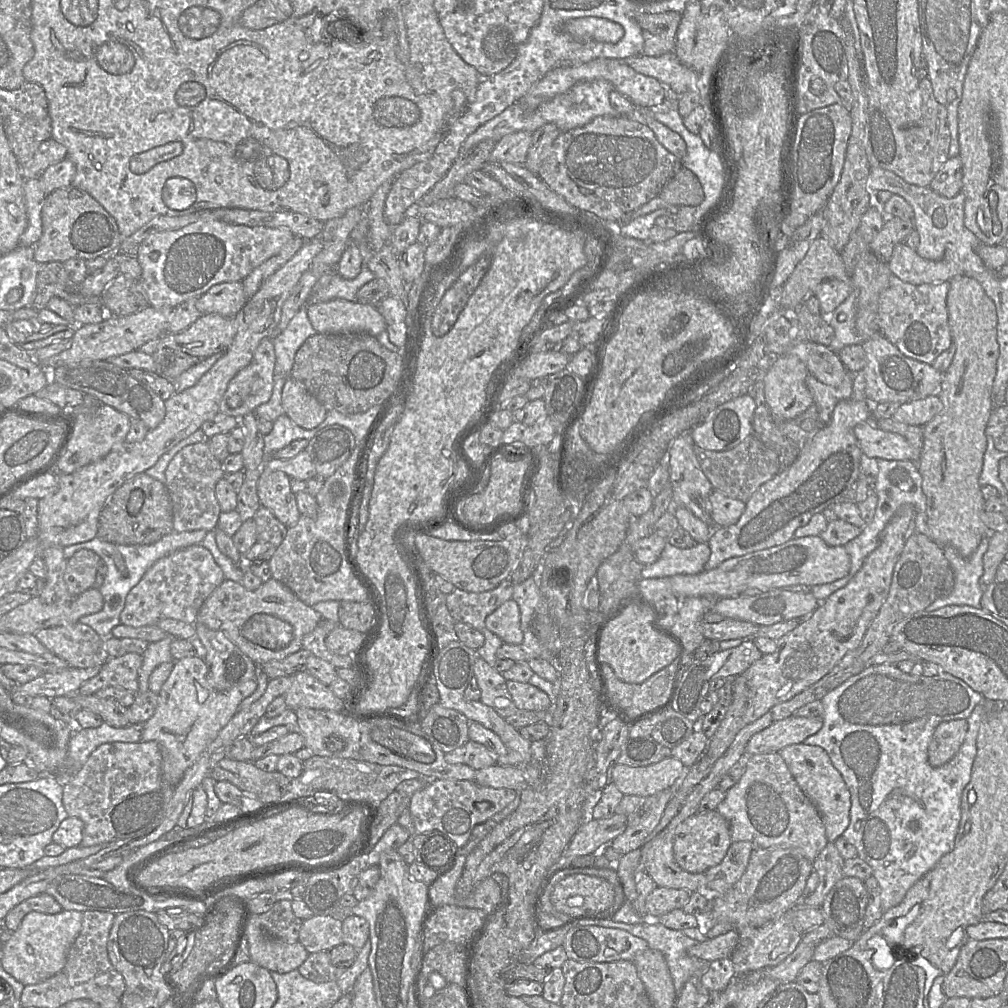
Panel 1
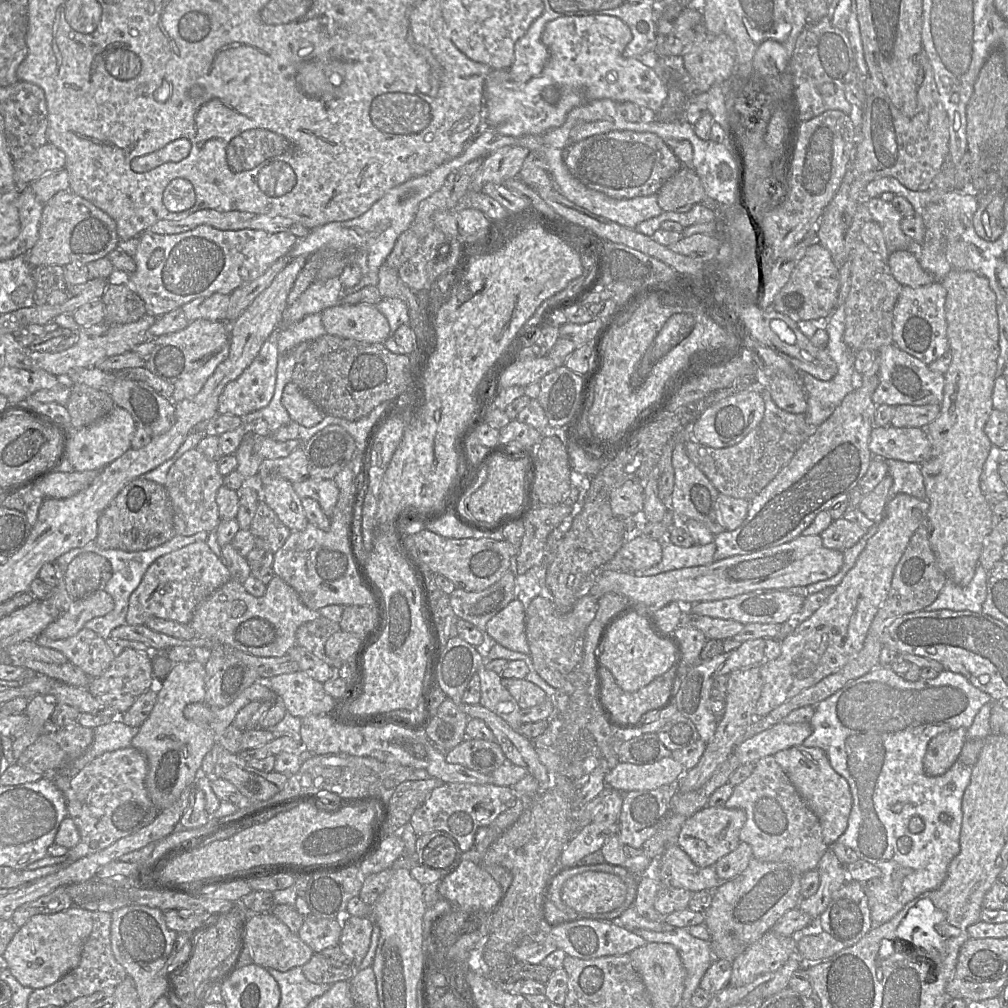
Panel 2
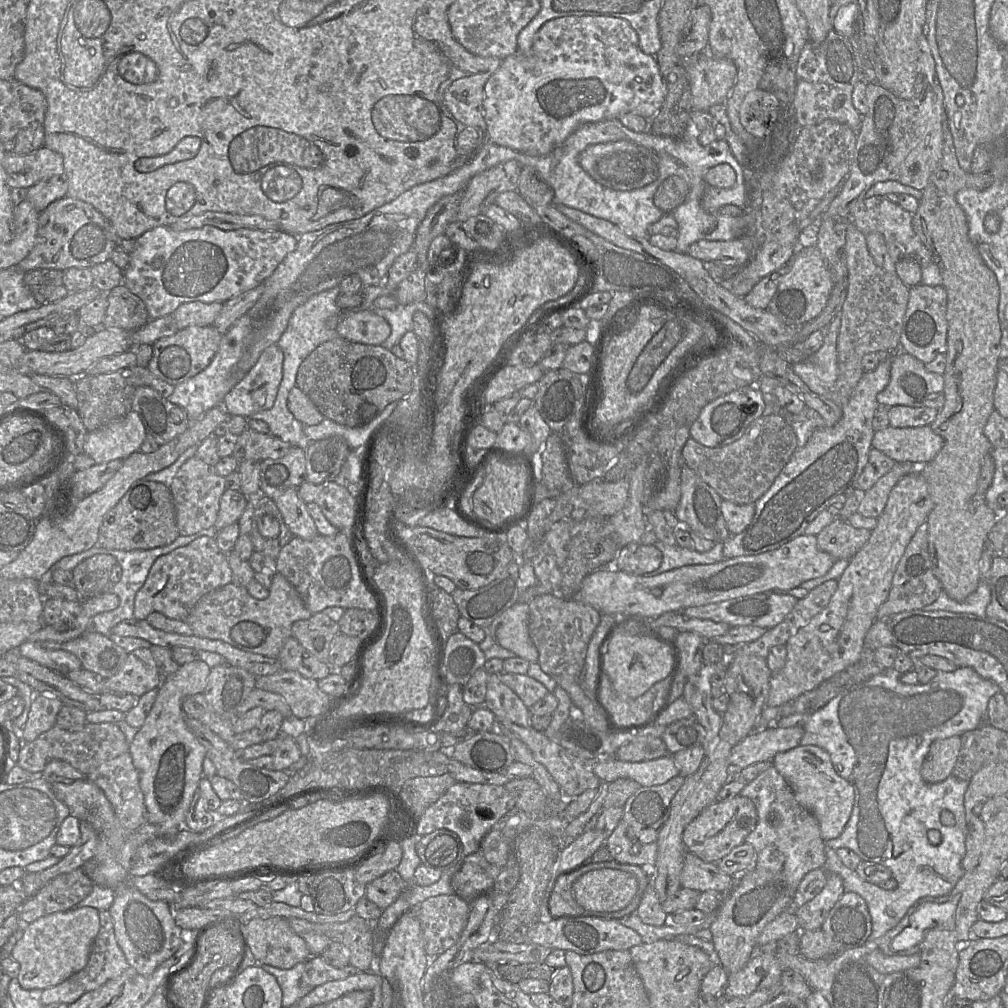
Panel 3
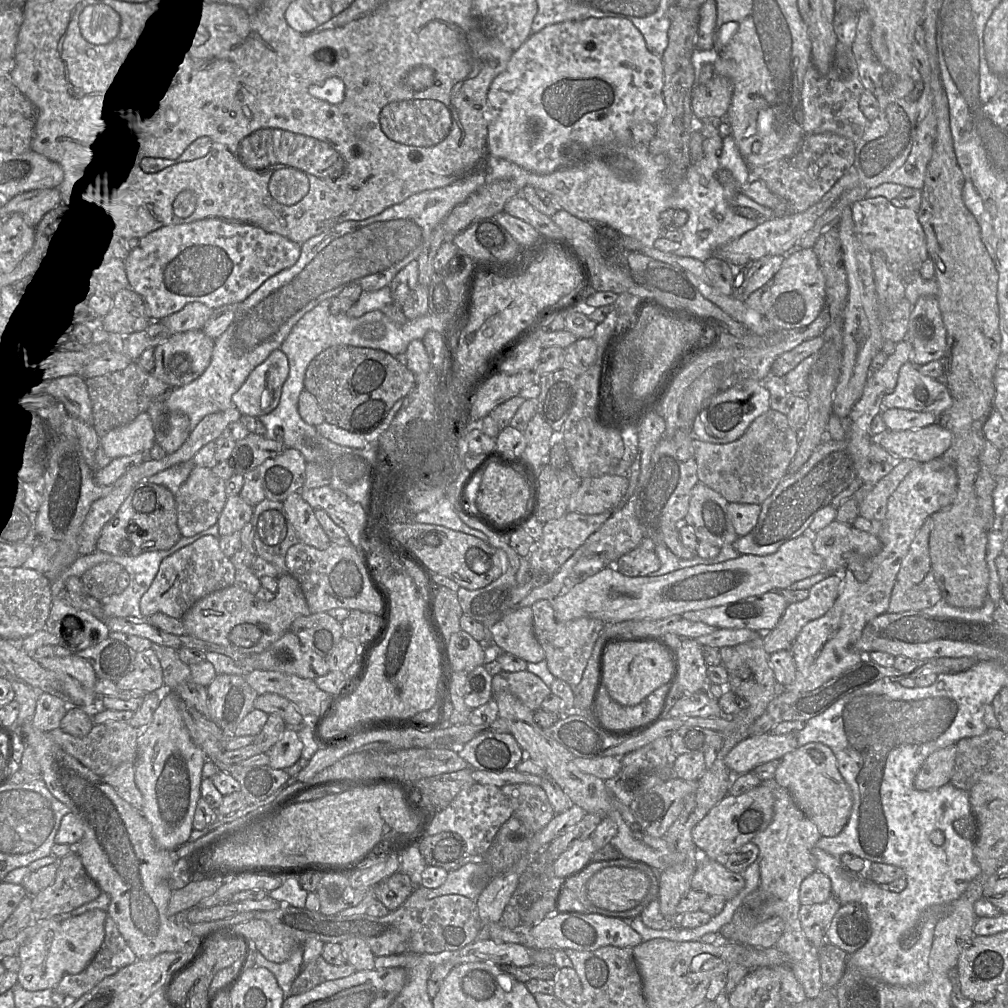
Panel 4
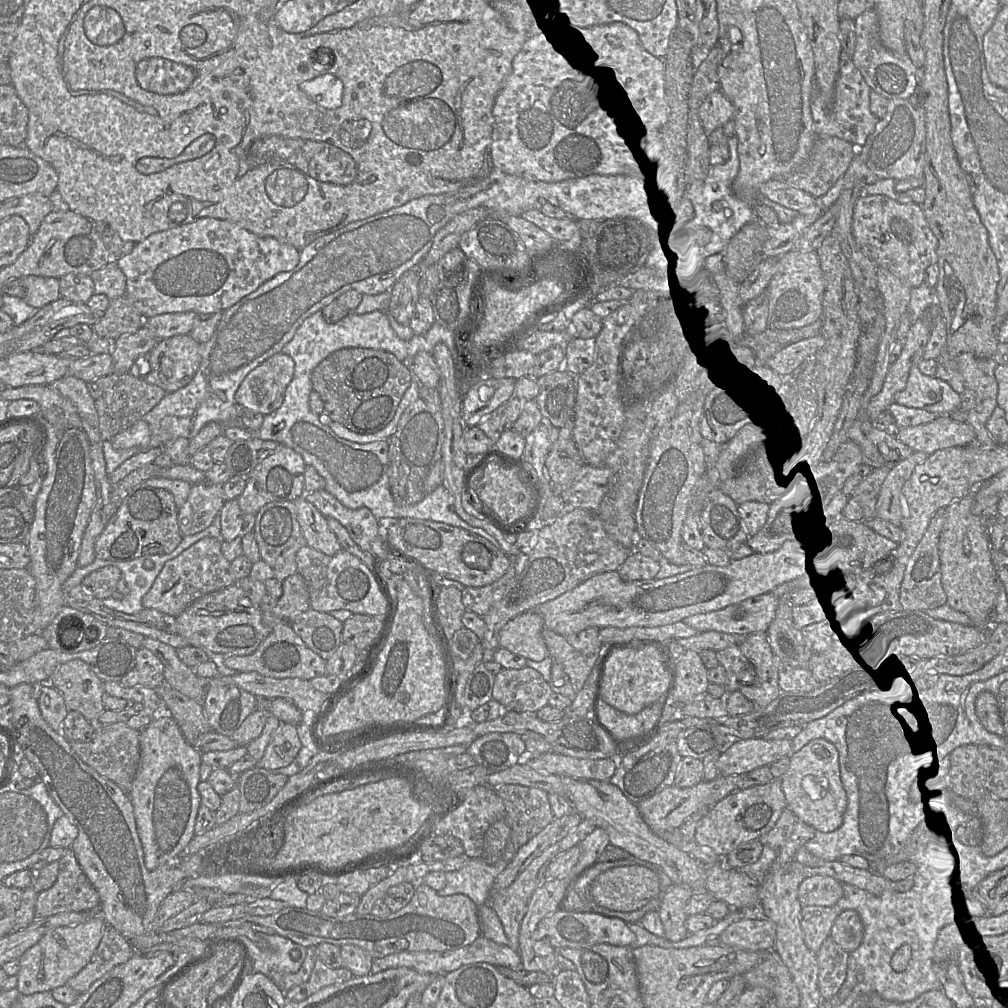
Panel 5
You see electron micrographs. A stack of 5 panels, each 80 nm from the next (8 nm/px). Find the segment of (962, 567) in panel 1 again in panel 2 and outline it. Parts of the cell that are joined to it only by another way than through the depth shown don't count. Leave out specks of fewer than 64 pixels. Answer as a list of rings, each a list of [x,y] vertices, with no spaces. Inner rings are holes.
[[[980,564],[976,567],[975,574],[967,586],[959,586],[947,578],[937,599],[924,611],[949,609],[954,611],[982,612],[983,603],[987,597],[987,582],[989,572]]]

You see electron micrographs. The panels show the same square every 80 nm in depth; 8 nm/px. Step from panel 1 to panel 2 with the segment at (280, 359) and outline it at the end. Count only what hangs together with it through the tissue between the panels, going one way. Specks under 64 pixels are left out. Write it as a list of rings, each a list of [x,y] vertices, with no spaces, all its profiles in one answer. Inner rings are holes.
[[[311,314],[288,327],[279,328],[274,334],[279,354],[289,353],[302,342],[314,341],[327,334],[321,314]]]

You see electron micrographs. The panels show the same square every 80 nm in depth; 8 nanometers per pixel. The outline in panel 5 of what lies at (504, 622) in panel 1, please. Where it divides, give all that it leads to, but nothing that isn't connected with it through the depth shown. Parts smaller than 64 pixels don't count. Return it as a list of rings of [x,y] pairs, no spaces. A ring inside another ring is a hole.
[[[528,610],[509,620],[500,630],[499,646],[526,659],[540,662],[549,656],[542,637],[544,621],[534,610]]]

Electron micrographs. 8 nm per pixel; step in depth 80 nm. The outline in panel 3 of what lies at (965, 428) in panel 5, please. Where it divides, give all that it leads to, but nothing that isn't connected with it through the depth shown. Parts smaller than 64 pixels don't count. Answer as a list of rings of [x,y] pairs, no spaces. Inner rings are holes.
[[[890,425],[874,432],[871,447],[899,462],[925,465],[931,462],[944,444],[930,425],[895,428]]]

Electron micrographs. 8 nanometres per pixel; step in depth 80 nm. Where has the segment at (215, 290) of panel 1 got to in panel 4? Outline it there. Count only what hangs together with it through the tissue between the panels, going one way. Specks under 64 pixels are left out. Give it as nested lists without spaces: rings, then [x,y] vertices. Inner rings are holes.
[[[200,302],[185,305],[180,311],[175,312],[162,320],[171,335],[190,330],[202,330],[209,319],[213,309]]]

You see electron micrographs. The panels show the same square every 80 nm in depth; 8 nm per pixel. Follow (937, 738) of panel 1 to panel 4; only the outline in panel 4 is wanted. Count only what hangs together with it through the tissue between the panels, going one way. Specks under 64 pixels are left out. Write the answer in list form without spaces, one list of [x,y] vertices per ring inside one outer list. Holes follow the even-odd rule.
[[[956,744],[931,753],[914,778],[914,787],[920,791],[933,790],[949,783],[956,758]]]

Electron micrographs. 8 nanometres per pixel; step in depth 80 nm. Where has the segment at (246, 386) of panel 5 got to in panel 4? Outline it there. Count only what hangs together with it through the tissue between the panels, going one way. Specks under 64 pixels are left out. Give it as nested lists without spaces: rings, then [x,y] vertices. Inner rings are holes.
[[[281,349],[274,350],[233,394],[233,406],[242,416],[260,417],[272,412],[280,402],[288,375],[287,356]]]

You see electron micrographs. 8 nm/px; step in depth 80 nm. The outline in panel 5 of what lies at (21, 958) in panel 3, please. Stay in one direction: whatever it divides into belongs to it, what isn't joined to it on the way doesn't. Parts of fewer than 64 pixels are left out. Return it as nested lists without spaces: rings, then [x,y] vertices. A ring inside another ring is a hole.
[[[93,916],[76,926],[61,926],[50,929],[42,938],[19,958],[17,989],[24,995],[52,991],[64,986],[91,960],[103,936],[106,922],[101,916]]]

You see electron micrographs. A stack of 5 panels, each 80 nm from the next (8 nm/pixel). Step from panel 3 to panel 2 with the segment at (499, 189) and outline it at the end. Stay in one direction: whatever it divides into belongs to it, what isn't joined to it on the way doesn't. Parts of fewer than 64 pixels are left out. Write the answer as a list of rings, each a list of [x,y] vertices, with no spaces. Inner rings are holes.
[[[504,146],[486,156],[472,179],[471,192],[482,192],[486,183],[503,184],[507,179],[518,177],[529,152],[528,149],[520,146]]]

